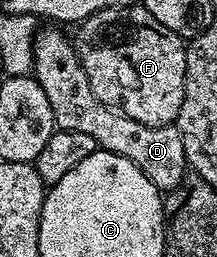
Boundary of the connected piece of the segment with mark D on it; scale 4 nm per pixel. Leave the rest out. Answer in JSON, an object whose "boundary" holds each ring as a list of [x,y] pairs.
{"boundary":[[[44,30],[38,36],[35,43],[33,74],[35,80],[45,89],[45,97],[49,97],[49,109],[53,109],[53,121],[56,128],[60,131],[86,133],[89,137],[93,137],[96,148],[112,151],[123,155],[129,161],[133,161],[133,165],[137,165],[137,169],[141,169],[141,173],[145,173],[145,177],[149,177],[149,181],[153,181],[153,185],[161,193],[179,187],[181,181],[187,178],[189,168],[185,157],[185,141],[181,141],[178,126],[150,127],[149,125],[141,125],[141,121],[133,121],[122,111],[104,105],[93,93],[93,89],[89,85],[89,77],[85,77],[83,62],[79,59],[79,54],[75,52],[74,42],[68,36],[66,39],[59,31],[46,31]]]}

